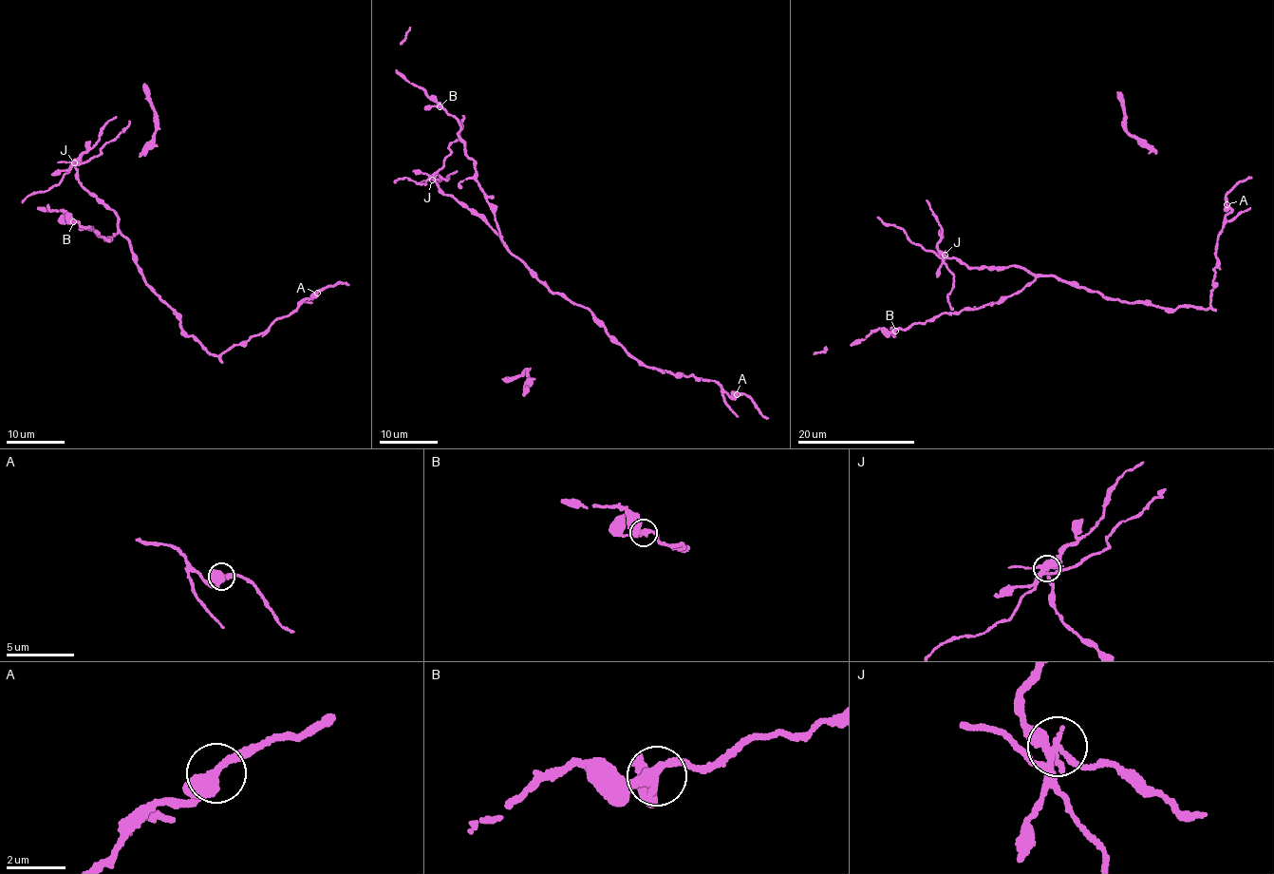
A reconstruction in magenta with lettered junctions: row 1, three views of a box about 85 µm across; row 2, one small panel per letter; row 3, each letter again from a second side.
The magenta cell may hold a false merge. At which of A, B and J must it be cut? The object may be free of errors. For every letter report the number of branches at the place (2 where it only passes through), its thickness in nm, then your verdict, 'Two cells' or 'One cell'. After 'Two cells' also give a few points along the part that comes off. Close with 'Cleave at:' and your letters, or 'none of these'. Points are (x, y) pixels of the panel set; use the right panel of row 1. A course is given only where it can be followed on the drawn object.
A: Branches: 3. Thickness 380 nm. One cell
B: Branches: 3. Thickness 280 nm. One cell
J: Branches: 5. Thickness 320 nm. Two cells. Course of the part to remove: (944, 255), (941, 257), (920, 244), (911, 243), (902, 228), (883, 223), (878, 216)
Cleave at: J

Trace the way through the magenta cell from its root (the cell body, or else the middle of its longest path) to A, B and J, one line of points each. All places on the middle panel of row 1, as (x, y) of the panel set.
A: (546, 284), (547, 288), (589, 310), (608, 334), (641, 362), (671, 374), (712, 380), (732, 398), (737, 394)
B: (546, 284), (506, 246), (495, 211), (476, 179), (474, 161), (467, 156), (459, 133), (459, 124), (440, 106)
J: (546, 284), (512, 253), (501, 237), (479, 217), (443, 193), (432, 179)

